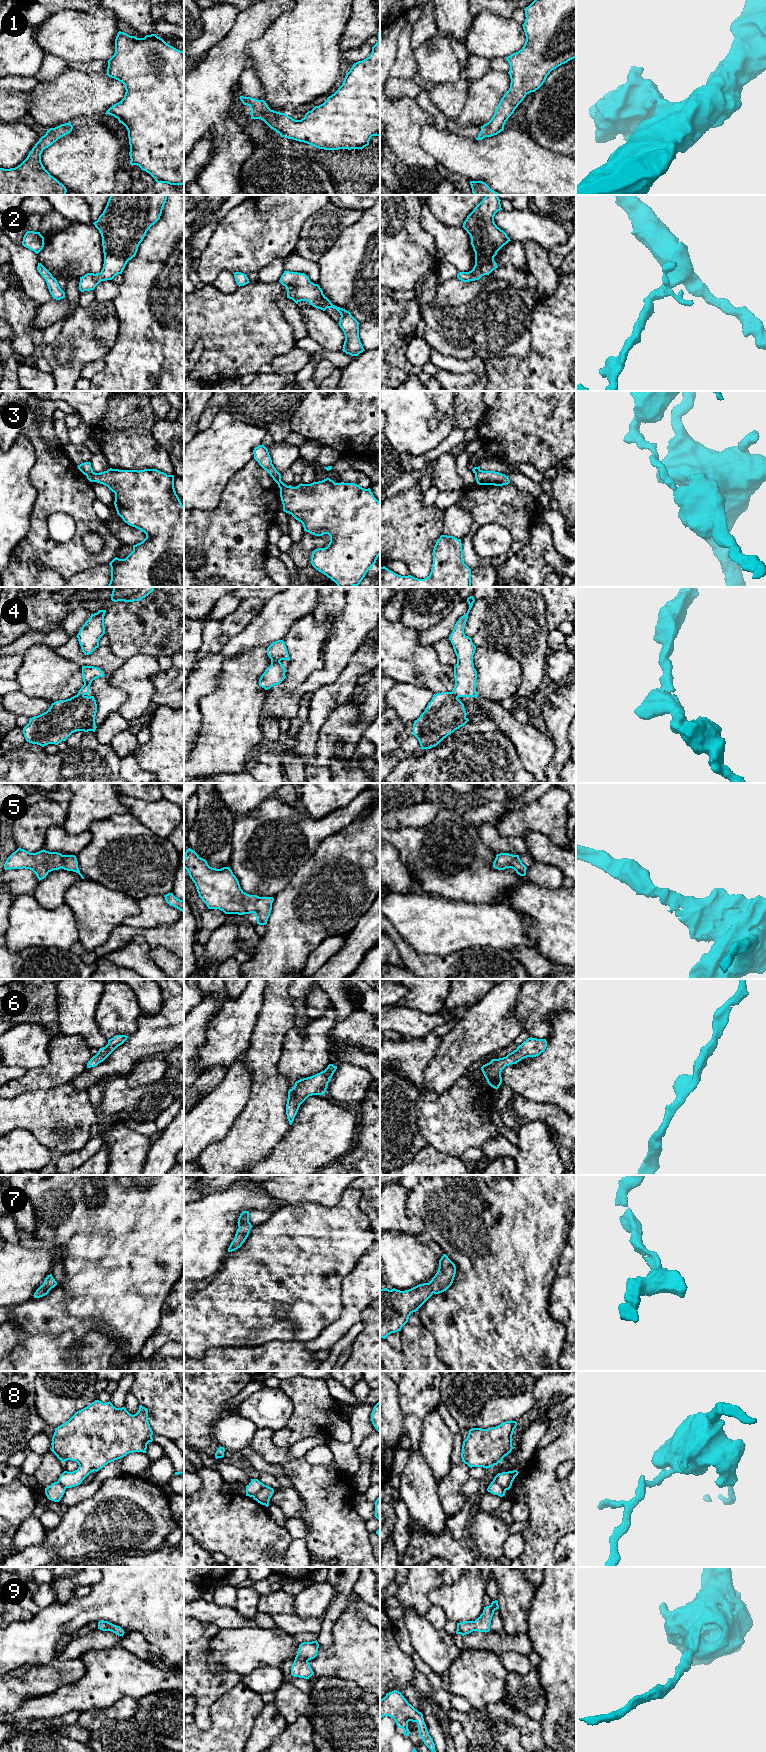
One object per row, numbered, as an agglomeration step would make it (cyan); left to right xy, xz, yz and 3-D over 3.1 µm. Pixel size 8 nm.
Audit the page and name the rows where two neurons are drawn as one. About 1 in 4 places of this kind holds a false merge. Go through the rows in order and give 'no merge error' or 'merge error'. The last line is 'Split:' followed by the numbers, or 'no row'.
1: no merge error
2: no merge error
3: merge error
4: no merge error
5: no merge error
6: no merge error
7: no merge error
8: merge error
9: no merge error
Split: 3, 8

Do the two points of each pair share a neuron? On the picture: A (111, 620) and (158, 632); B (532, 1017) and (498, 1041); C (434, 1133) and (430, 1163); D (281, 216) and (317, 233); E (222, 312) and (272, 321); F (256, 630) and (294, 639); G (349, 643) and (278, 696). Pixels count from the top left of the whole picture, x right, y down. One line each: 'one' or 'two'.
A: one
B: two
C: two
D: two
E: one
F: two
G: one

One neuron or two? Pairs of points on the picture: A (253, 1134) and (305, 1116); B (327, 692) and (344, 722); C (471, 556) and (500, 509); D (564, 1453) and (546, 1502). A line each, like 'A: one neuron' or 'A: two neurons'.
A: two neurons
B: two neurons
C: one neuron
D: one neuron

